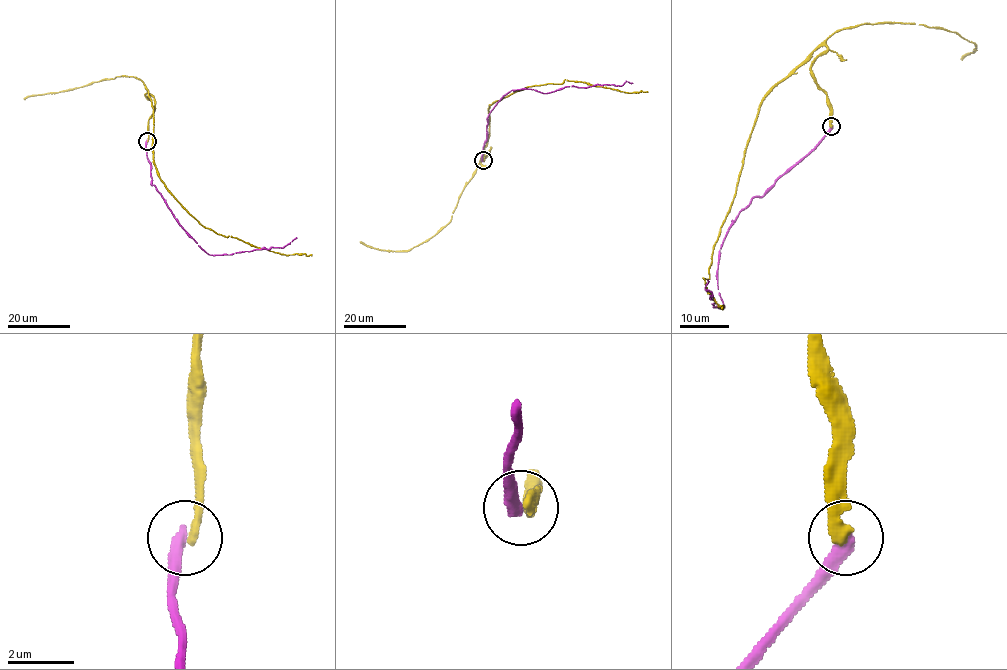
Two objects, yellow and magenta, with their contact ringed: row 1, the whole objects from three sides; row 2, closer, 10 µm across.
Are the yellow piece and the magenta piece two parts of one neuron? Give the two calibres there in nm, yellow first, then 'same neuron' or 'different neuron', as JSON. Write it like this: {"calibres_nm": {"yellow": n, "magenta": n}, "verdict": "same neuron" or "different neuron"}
{"calibres_nm": {"yellow": 320, "magenta": 440}, "verdict": "different neuron"}

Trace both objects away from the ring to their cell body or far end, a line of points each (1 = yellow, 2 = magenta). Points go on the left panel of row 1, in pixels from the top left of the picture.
1: (147, 141), (155, 105), (147, 90), (157, 176), (190, 214), (216, 233), (256, 247), (287, 255), (311, 254)
2: (147, 141), (151, 184), (173, 216), (209, 255), (283, 248), (297, 237)

